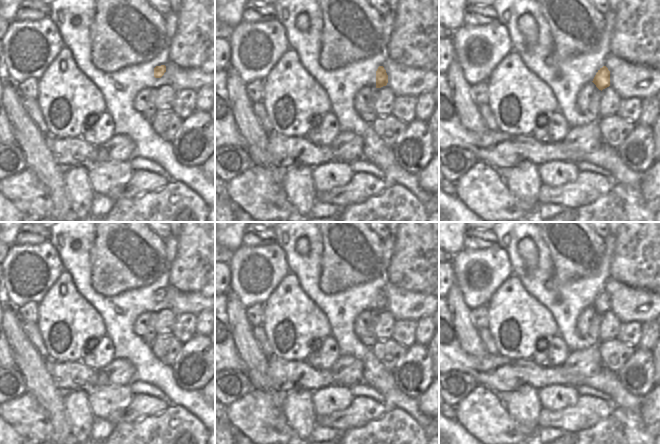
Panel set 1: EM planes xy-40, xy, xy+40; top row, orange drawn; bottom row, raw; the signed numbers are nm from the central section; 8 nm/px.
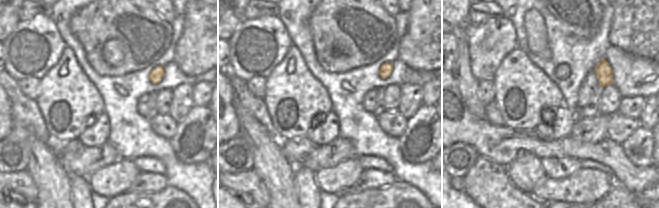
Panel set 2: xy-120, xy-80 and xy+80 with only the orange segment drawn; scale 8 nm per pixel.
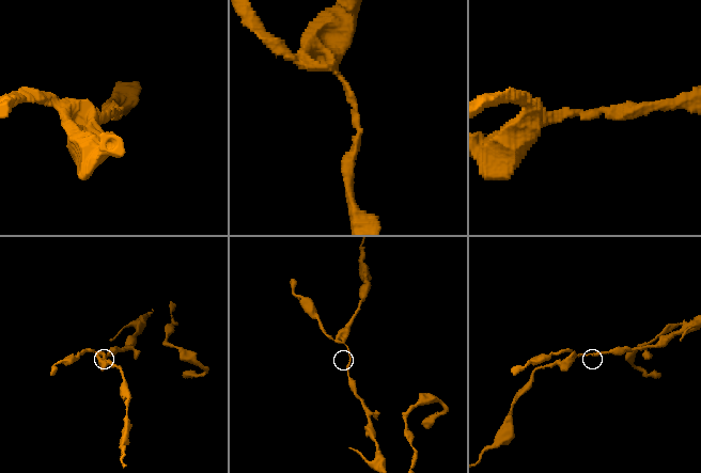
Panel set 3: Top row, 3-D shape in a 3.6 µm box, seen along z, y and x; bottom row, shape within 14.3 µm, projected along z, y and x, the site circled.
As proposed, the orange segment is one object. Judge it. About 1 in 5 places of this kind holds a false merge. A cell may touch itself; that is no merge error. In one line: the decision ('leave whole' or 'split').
leave whole

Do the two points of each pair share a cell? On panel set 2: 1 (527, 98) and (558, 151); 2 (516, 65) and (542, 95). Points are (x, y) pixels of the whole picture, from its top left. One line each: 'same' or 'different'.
1: different
2: same

